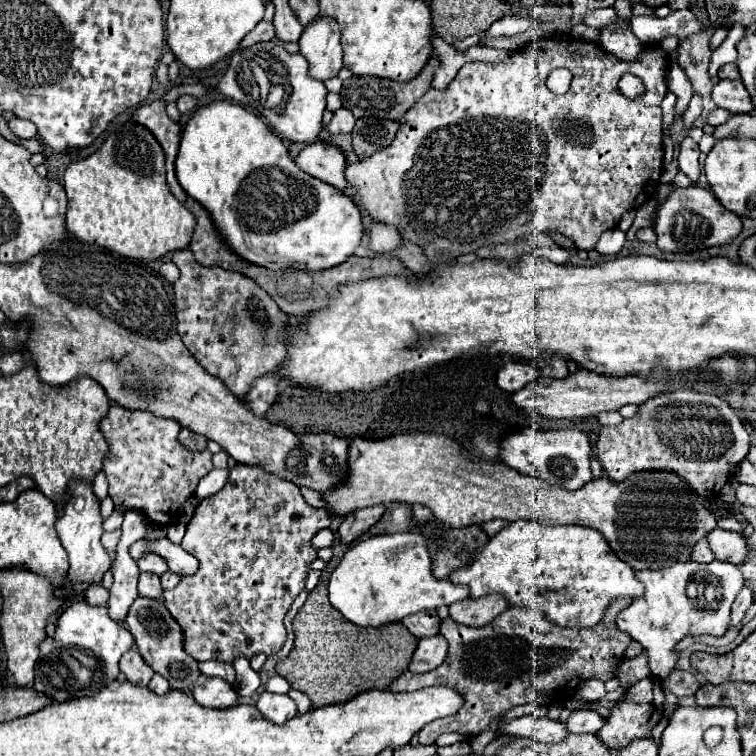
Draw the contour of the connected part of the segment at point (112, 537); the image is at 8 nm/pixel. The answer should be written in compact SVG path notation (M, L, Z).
M113 531L113 533L103 533L101 537L101 543L105 547L105 551L109 553L111 561L115 561L115 549L117 549L117 543L119 543L119 537L121 537L121 531Z

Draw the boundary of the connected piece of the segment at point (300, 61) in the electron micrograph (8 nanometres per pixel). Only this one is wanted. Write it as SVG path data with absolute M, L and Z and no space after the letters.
M257 43L257 45L233 55L233 57L239 59L239 55L257 55L259 51L275 55L283 63L283 67L287 69L287 103L283 103L283 107L277 107L277 109L257 105L257 111L271 123L271 127L281 137L285 137L289 141L297 141L297 143L313 143L313 141L317 141L319 131L323 129L321 117L323 117L323 111L325 111L325 95L327 95L327 89L325 89L323 81L313 79L309 75L309 63L301 53L287 53L283 47L273 45L273 43L265 43L265 47L263 47L263 43Z

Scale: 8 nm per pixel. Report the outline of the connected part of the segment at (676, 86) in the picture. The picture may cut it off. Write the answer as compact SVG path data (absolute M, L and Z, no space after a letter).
M671 63L669 71L667 71L667 83L669 83L669 89L677 95L675 117L681 117L687 111L687 105L689 105L691 95L693 95L691 83L689 83L685 71L679 65L675 65L675 63Z

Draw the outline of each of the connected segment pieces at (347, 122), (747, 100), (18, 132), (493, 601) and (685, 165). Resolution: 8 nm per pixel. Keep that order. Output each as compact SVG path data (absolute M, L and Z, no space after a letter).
M339 109L339 111L335 111L331 123L327 125L327 131L329 133L351 133L353 125L355 125L353 113L349 109Z
M741 79L719 81L713 87L713 101L717 107L727 109L729 113L753 113L755 107Z
M15 117L15 119L9 121L9 127L11 127L13 135L19 137L19 139L33 139L33 137L37 137L37 129L35 129L35 125L31 121L23 121L23 119Z
M491 593L491 595L479 597L479 599L467 597L467 599L459 601L459 603L453 603L449 607L449 611L451 611L453 621L461 621L461 623L471 625L471 627L481 627L481 625L491 623L507 607L509 607L509 603L507 603L507 599L503 595Z
M687 137L683 143L681 143L681 149L679 149L679 169L693 181L697 183L699 179L699 145Z

